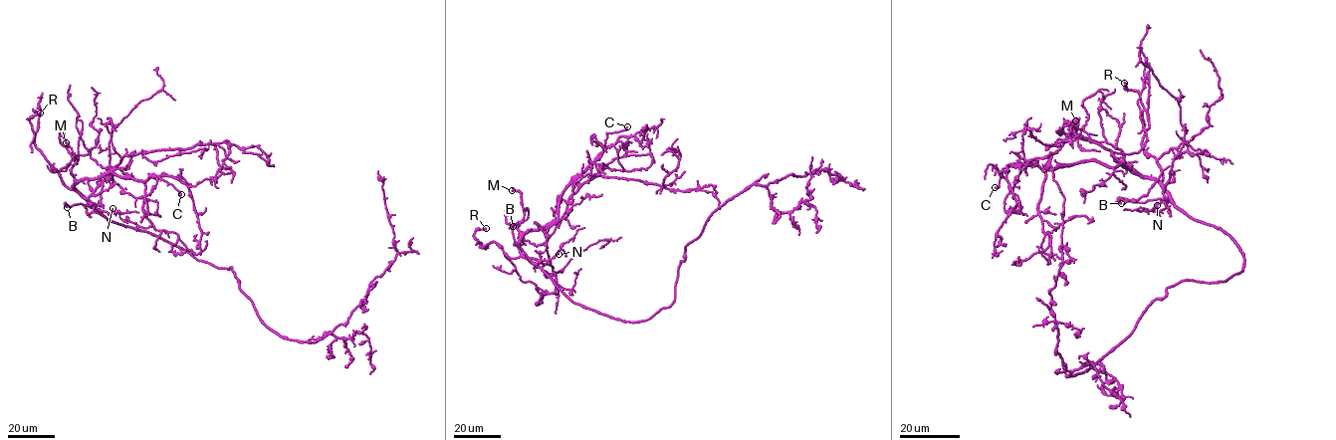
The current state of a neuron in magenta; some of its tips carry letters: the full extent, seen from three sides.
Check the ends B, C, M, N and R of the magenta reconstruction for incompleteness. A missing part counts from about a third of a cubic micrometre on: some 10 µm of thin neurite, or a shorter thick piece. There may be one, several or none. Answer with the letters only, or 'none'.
B, N

